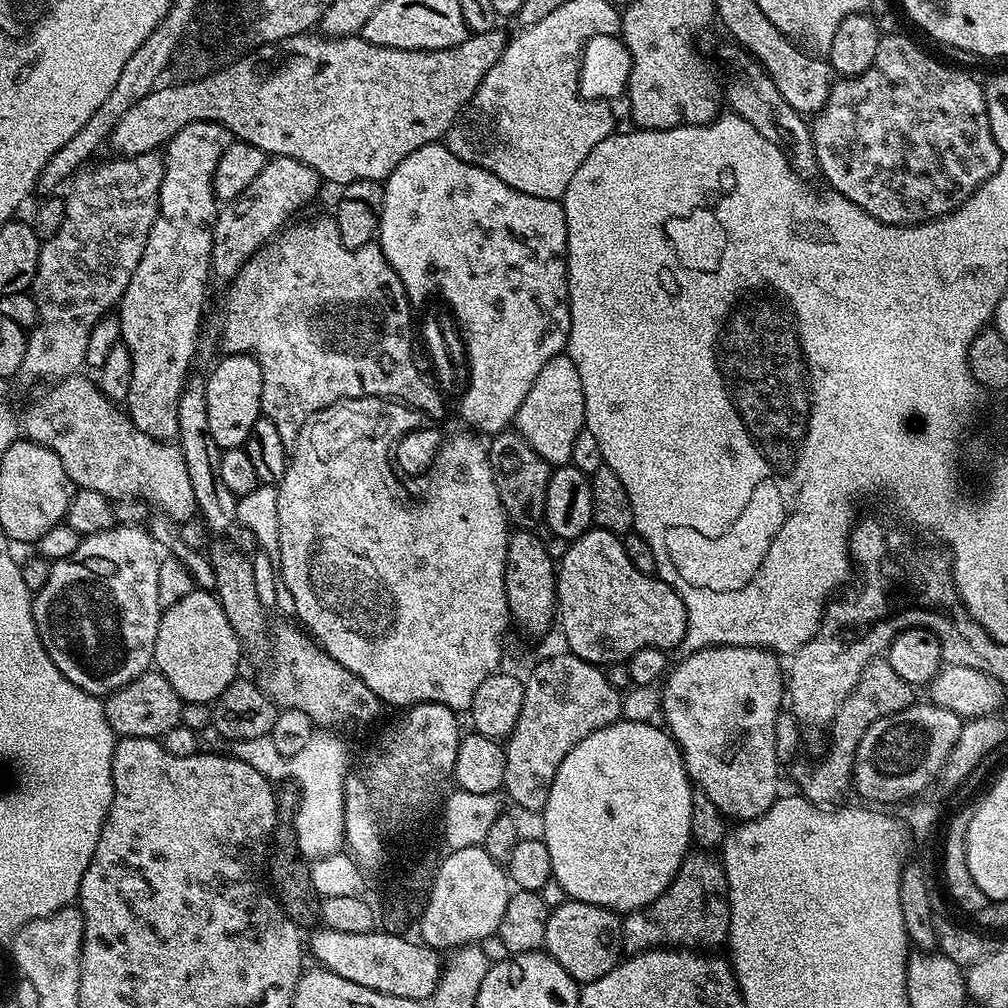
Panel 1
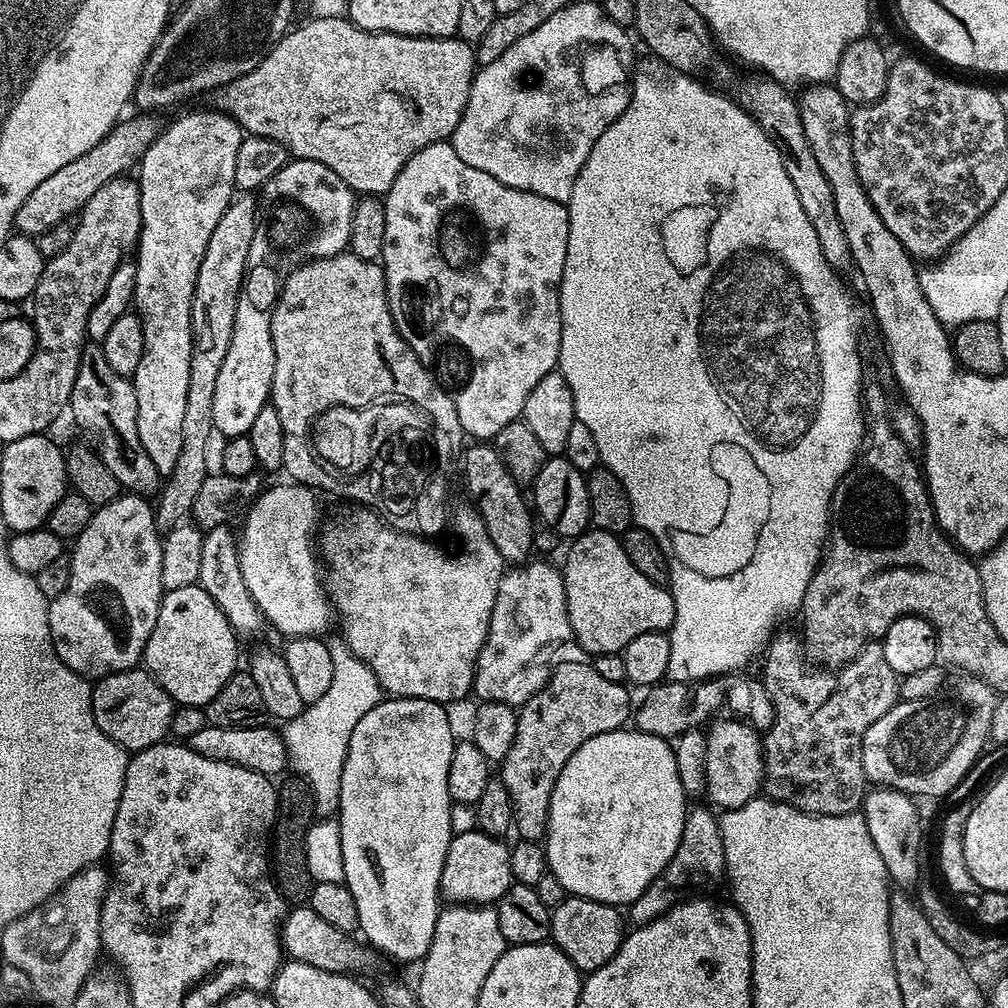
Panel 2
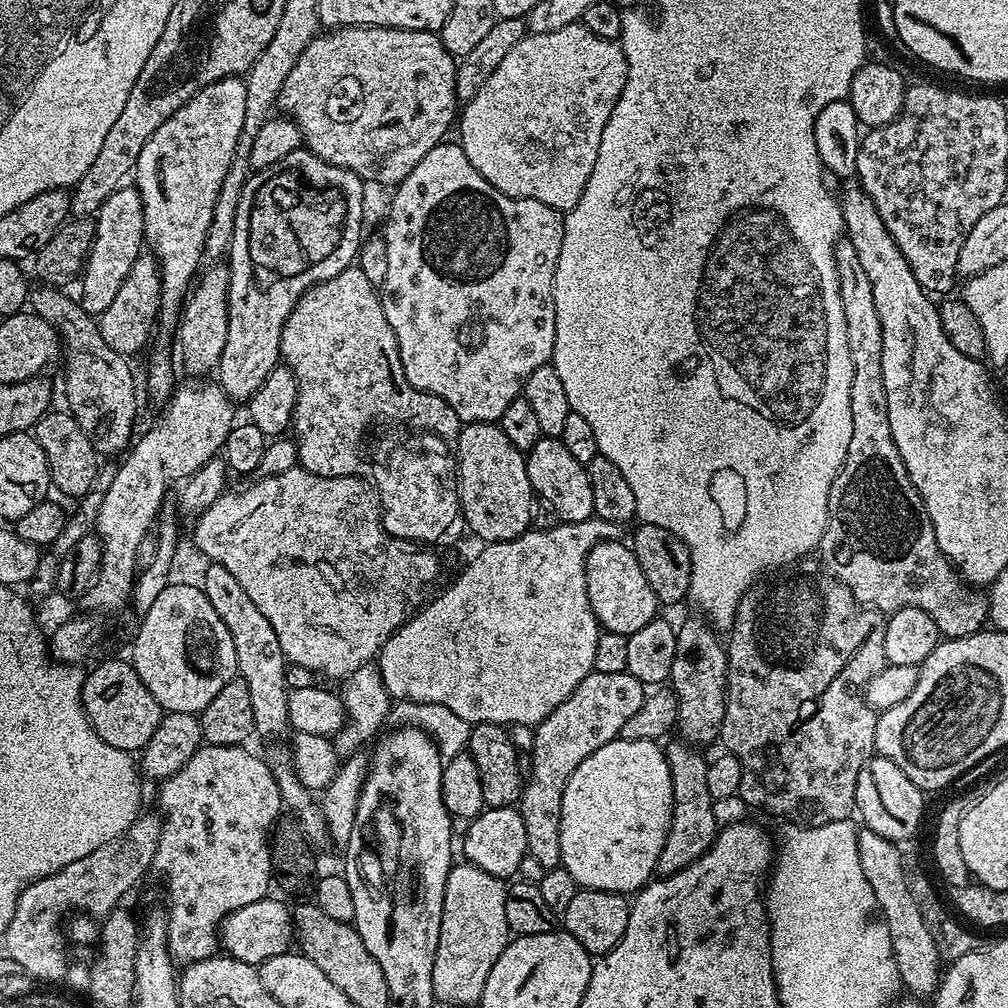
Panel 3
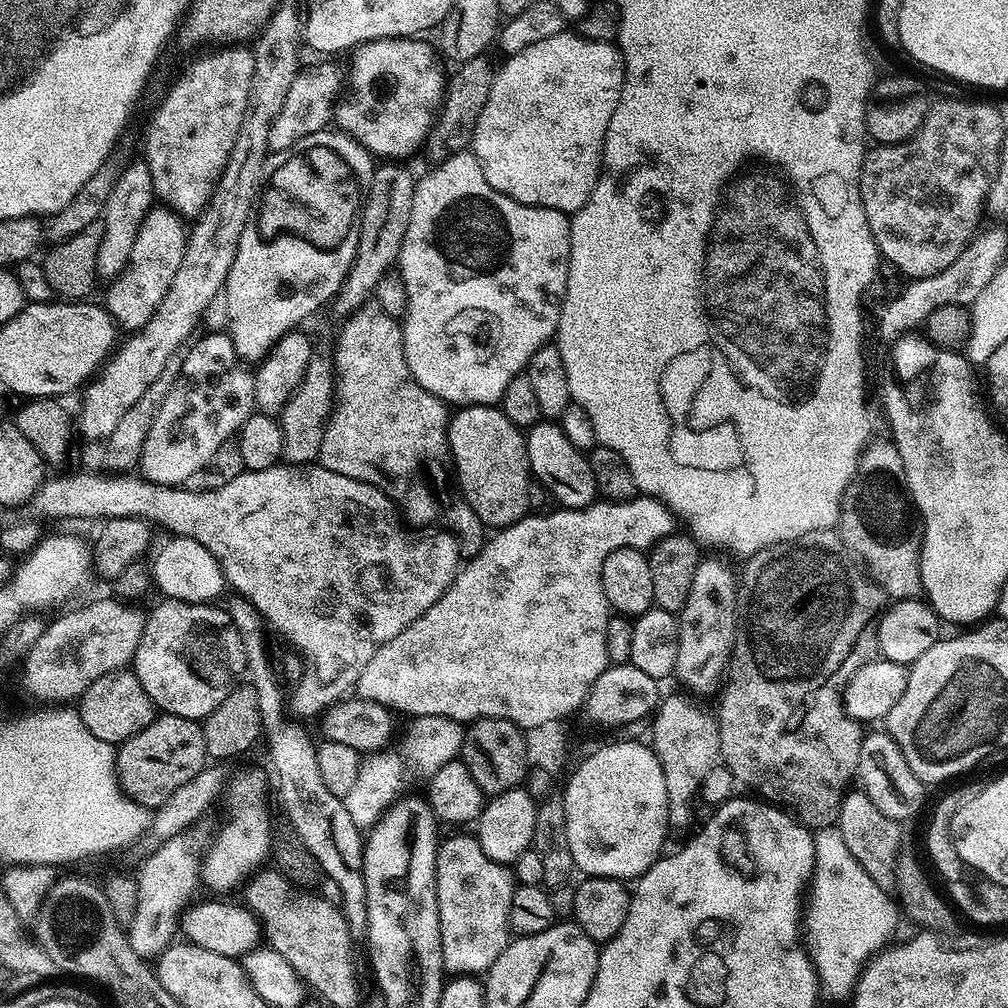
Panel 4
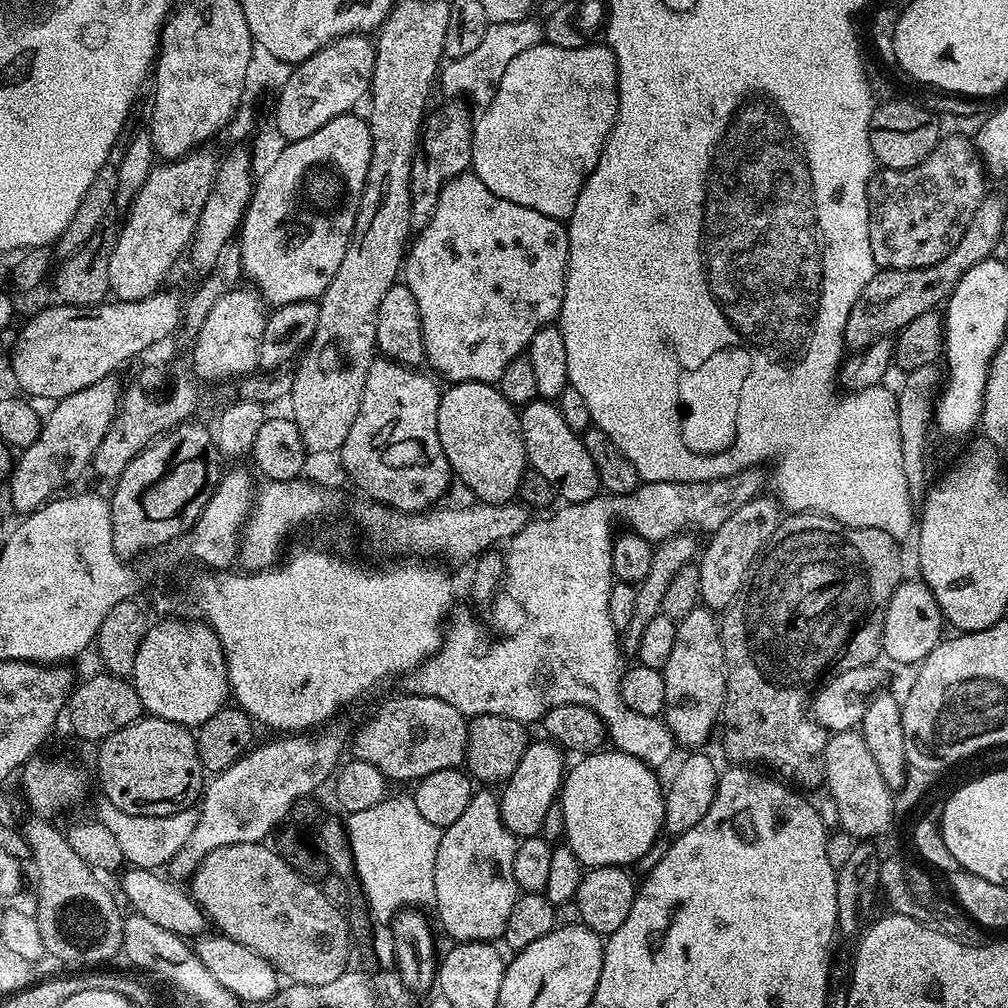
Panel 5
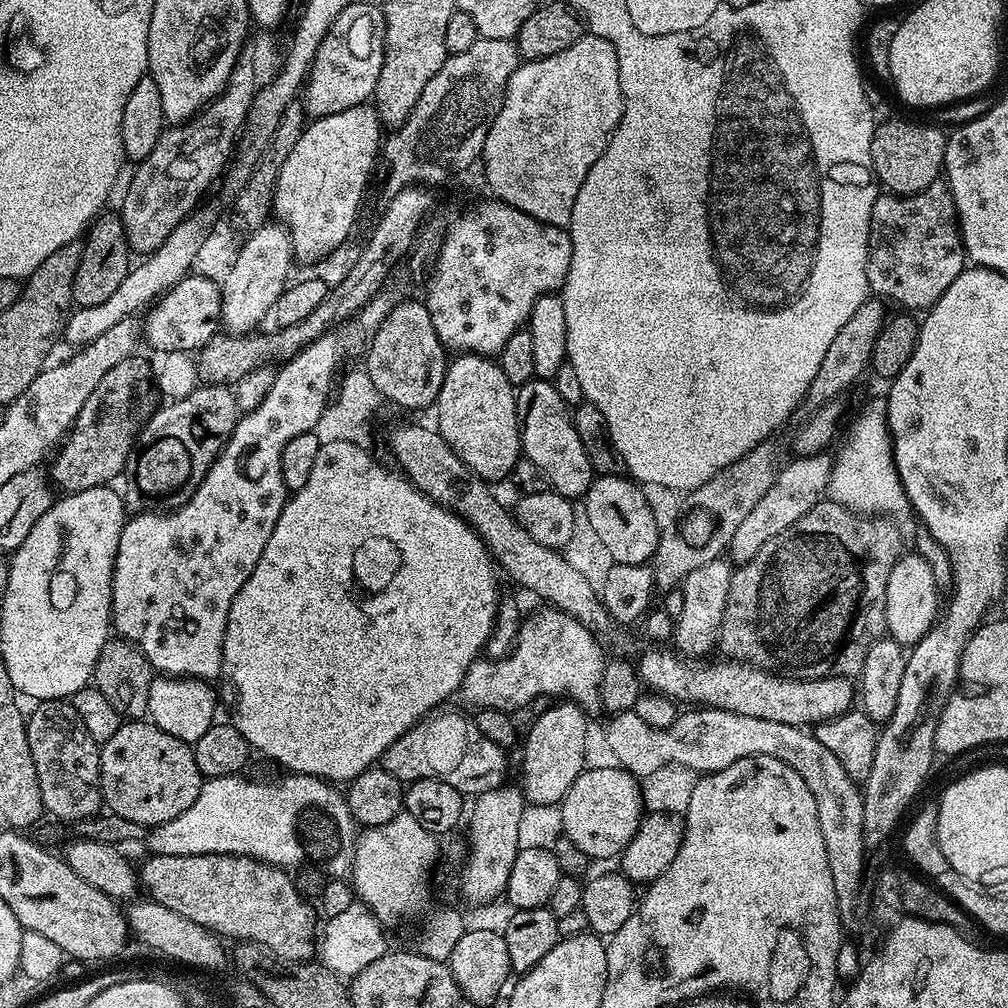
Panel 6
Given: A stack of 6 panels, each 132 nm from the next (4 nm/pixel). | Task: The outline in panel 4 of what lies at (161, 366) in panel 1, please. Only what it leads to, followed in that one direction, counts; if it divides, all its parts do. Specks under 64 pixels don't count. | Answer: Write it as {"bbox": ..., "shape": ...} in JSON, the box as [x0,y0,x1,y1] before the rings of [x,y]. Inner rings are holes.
{"bbox":[143,46,254,218],"shape":[[[216,46],[213,52],[208,52],[205,56],[197,58],[193,64],[188,64],[184,68],[184,76],[180,76],[172,84],[172,89],[164,96],[164,101],[156,108],[156,113],[152,116],[152,121],[148,124],[148,137],[144,140],[143,159],[148,161],[148,169],[150,170],[150,178],[154,182],[154,190],[156,191],[155,199],[163,205],[169,206],[173,211],[180,213],[184,218],[195,218],[204,211],[212,191],[216,189],[218,178],[222,174],[222,170],[228,161],[230,150],[234,146],[234,138],[238,138],[238,126],[242,126],[242,118],[246,114],[246,106],[248,105],[248,91],[250,90],[250,82],[254,78],[254,58],[252,57],[252,48],[248,46]]]}

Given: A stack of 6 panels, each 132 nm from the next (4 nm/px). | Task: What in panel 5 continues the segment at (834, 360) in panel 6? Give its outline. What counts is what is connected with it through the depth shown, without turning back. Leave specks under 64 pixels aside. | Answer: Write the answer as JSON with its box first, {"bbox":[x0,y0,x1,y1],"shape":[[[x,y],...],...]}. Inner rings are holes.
{"bbox":[844,194,1004,353],"shape":[[[992,194],[985,195],[984,201],[974,210],[974,218],[970,218],[970,226],[962,234],[962,238],[950,250],[942,262],[925,268],[885,268],[878,270],[866,282],[862,294],[858,294],[858,302],[850,306],[850,318],[846,318],[844,346],[849,353],[863,352],[875,340],[883,340],[900,331],[918,314],[939,309],[947,301],[955,289],[955,284],[970,270],[972,266],[991,257],[996,252],[996,243],[1004,232],[1004,204]]]}

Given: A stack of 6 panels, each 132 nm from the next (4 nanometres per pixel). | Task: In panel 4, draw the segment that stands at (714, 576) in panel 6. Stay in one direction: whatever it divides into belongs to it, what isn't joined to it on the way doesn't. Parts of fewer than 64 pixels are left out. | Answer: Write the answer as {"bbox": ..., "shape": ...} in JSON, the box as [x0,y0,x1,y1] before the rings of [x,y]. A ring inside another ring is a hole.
{"bbox":[650,695,720,829],"shape":[[[665,695],[651,717],[651,724],[650,747],[656,753],[666,778],[668,823],[673,829],[684,828],[692,820],[692,808],[688,805],[692,795],[695,792],[697,795],[706,774],[710,774],[720,760],[720,721],[688,696]]]}

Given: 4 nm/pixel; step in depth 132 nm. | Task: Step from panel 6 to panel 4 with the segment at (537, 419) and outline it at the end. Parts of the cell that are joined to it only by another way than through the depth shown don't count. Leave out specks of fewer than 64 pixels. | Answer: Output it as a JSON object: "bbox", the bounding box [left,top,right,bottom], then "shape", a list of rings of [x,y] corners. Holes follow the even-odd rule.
{"bbox":[527,419,597,508],"shape":[[[541,419],[539,424],[527,429],[528,467],[531,475],[553,496],[557,505],[565,508],[584,508],[597,499],[594,474],[590,470],[587,455],[566,438],[559,423]]]}

